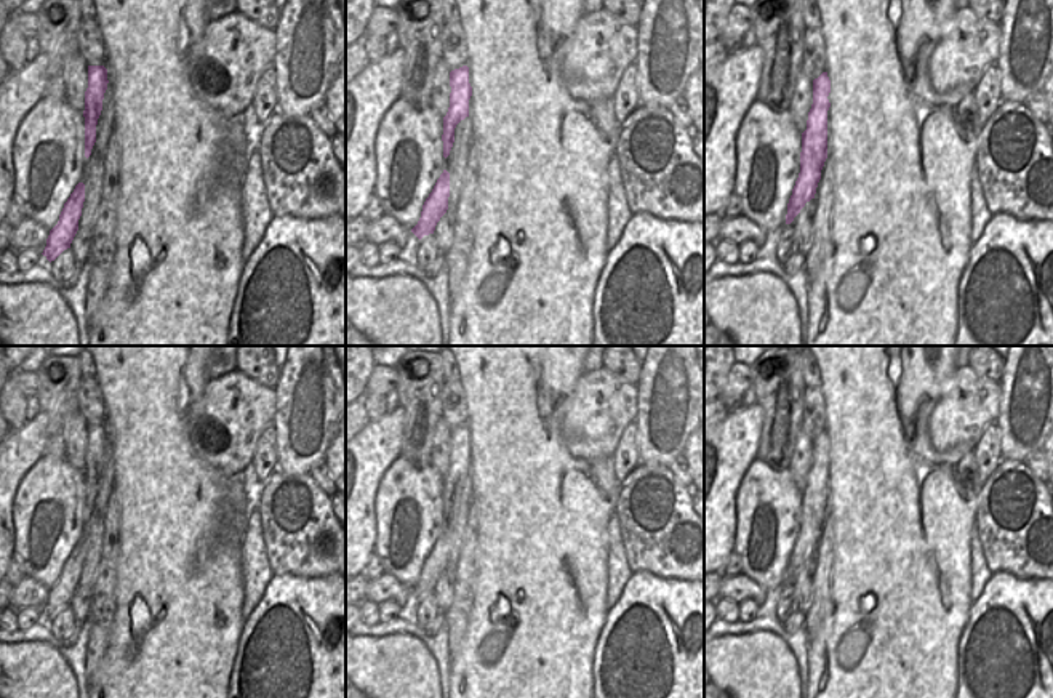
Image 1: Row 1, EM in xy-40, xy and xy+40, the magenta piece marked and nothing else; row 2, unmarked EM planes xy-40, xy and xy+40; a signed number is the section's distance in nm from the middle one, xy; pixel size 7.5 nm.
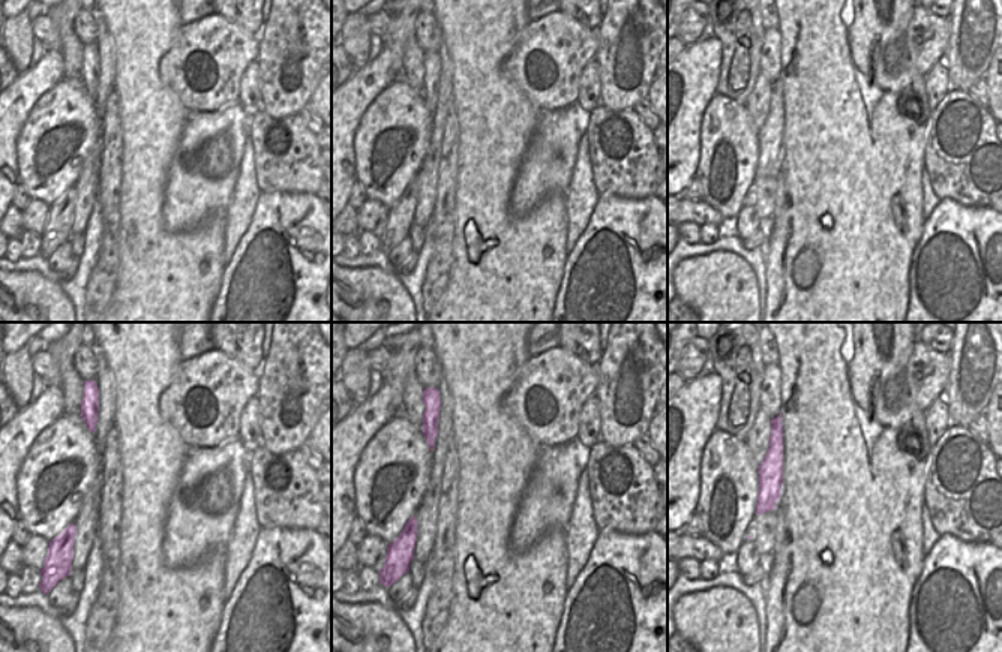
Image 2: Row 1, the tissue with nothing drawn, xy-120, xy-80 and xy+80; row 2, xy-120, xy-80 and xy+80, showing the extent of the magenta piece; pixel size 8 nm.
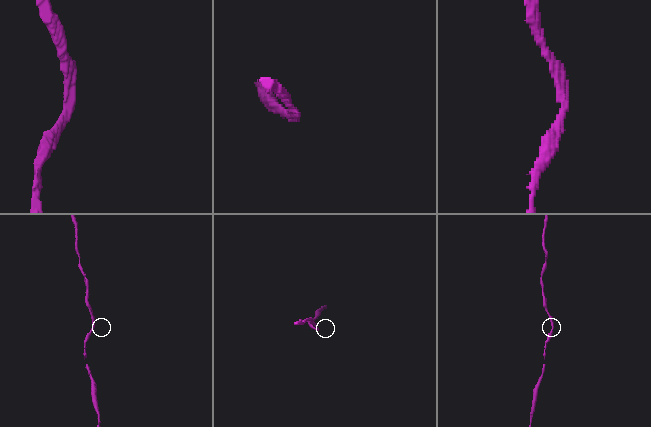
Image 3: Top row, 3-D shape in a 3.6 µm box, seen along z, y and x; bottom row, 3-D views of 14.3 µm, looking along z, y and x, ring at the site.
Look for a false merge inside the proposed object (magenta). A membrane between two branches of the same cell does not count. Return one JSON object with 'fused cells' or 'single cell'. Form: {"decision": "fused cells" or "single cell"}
{"decision": "single cell"}

